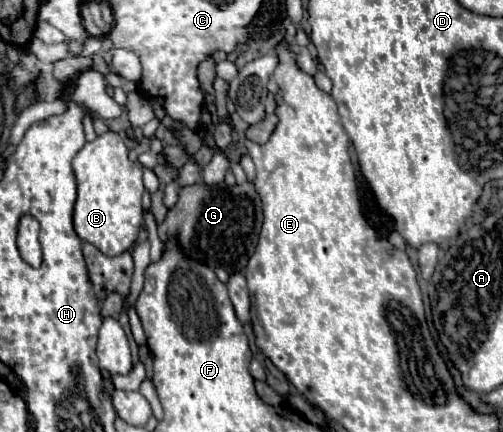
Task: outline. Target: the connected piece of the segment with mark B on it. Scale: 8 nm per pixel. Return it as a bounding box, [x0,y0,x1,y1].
[73,131,143,257]

